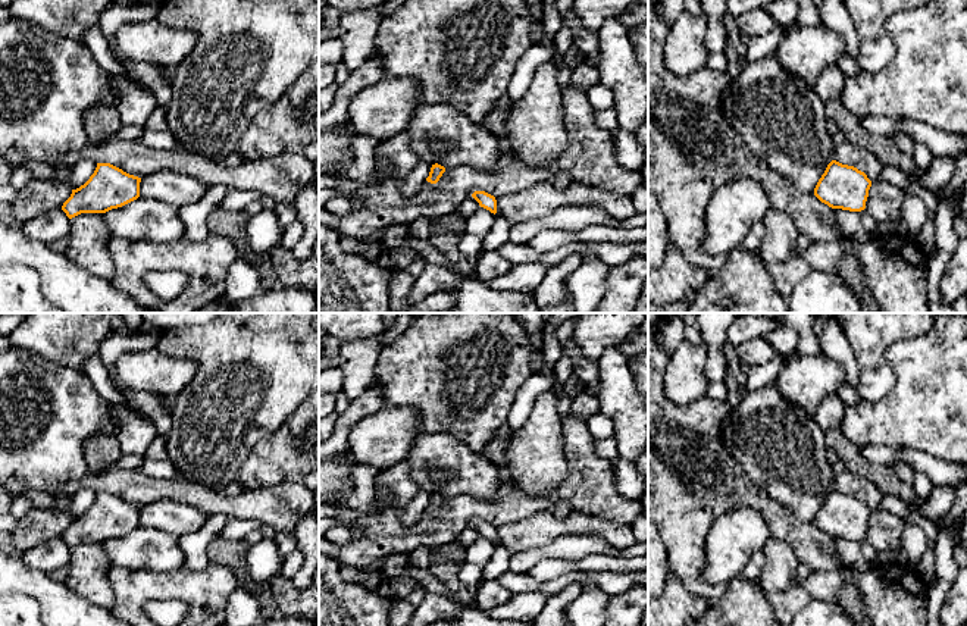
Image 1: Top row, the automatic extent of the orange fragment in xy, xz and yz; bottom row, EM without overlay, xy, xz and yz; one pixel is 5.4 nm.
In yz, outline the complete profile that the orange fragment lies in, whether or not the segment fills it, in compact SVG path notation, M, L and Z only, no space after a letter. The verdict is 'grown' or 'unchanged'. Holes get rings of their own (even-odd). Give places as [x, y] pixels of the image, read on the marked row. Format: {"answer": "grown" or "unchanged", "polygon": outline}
{"answer": "unchanged", "polygon": "M832 160L819 179L814 195L832 209L861 212L870 187L871 181L864 172Z"}

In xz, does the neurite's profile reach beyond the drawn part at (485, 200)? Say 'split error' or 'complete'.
complete

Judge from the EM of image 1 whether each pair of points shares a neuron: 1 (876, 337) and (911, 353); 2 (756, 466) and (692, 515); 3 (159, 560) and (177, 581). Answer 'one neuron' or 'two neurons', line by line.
1: two neurons
2: two neurons
3: two neurons

